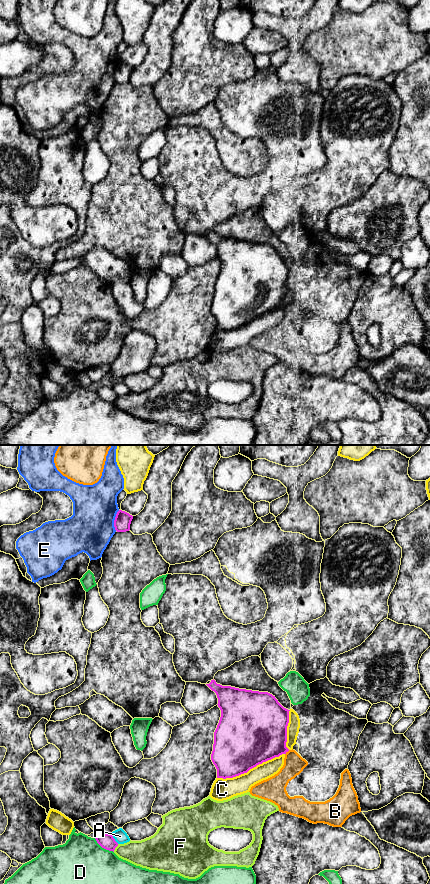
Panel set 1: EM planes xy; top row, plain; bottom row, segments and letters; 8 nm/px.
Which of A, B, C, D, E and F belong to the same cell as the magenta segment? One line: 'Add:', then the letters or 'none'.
Add: none

